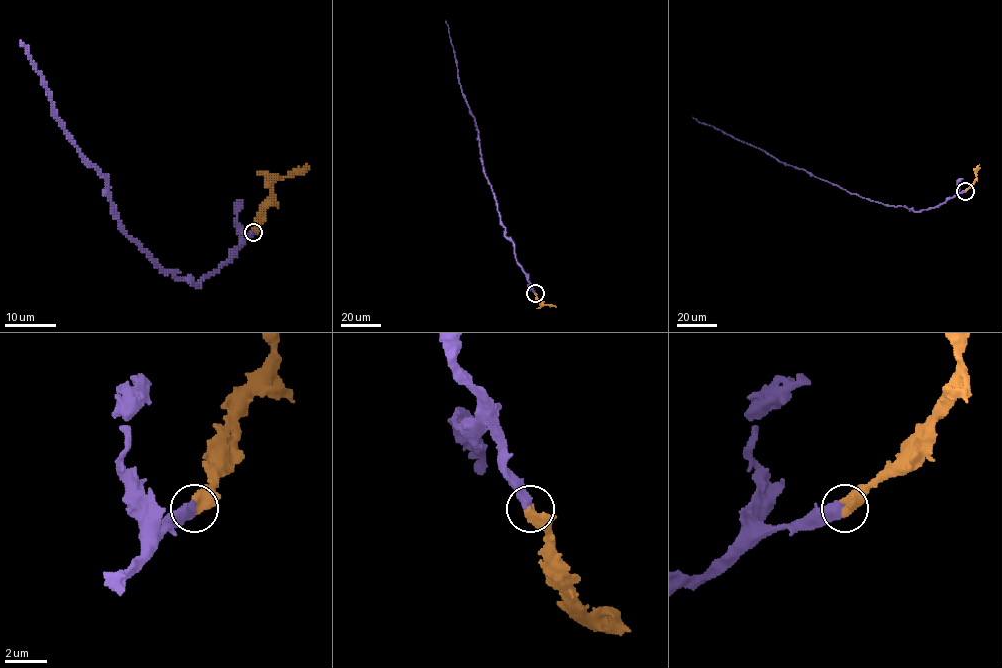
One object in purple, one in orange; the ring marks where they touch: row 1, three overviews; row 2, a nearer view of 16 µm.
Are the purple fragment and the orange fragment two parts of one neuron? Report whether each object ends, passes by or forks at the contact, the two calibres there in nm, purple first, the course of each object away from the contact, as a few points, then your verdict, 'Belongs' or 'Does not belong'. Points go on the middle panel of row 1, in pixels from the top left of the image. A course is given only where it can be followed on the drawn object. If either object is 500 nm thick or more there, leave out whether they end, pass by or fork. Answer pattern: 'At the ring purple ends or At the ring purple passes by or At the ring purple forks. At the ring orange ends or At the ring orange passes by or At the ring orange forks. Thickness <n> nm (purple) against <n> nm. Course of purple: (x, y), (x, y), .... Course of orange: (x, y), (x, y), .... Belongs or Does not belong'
Thickness 480 nm (purple) against 600 nm. Course of purple: (534, 294), (517, 261), (514, 243), (504, 235), (504, 226), (482, 164), (476, 123), (462, 92), (445, 20). Course of orange: (534, 294), (540, 303), (555, 307). Belongs

